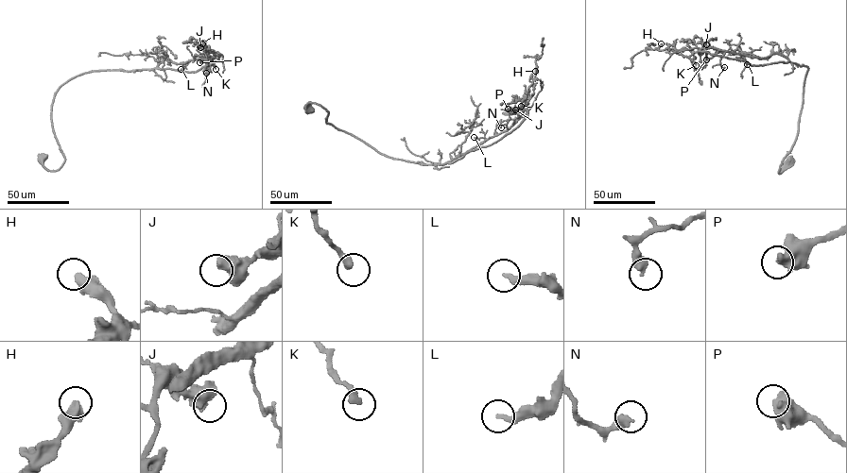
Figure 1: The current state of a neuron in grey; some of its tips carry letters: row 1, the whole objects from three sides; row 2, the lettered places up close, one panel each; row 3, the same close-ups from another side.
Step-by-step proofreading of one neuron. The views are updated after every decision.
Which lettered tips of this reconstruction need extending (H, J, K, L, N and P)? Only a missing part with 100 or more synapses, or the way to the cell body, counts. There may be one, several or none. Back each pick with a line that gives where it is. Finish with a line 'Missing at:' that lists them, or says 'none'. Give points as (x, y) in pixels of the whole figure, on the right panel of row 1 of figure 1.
Missing at: none

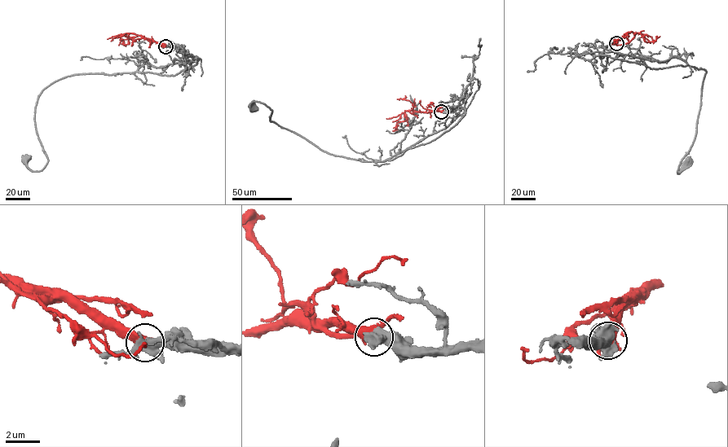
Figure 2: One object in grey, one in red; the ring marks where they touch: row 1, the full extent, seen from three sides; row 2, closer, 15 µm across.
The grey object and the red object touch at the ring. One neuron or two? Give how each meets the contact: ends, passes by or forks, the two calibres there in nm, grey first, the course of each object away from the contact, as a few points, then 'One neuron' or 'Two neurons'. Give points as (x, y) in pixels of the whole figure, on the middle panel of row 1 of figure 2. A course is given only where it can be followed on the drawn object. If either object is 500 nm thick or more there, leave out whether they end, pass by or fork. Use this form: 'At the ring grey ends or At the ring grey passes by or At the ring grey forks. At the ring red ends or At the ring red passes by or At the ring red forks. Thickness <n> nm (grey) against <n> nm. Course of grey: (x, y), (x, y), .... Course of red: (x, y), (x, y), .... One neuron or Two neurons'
Thickness 550 nm (grey) against 750 nm. Course of grey: (441, 111), (460, 109), (447, 127), (404, 150), (362, 162), (323, 151), (270, 121), (263, 103), (253, 107). Course of red: (441, 111), (406, 110), (406, 119), (398, 122), (393, 131). One neuron

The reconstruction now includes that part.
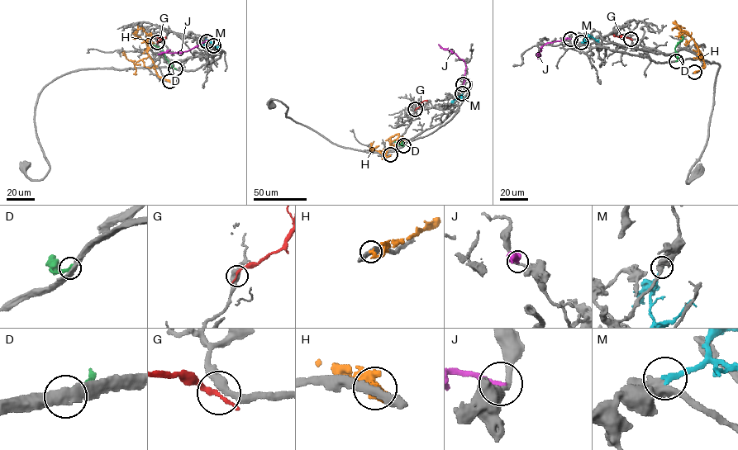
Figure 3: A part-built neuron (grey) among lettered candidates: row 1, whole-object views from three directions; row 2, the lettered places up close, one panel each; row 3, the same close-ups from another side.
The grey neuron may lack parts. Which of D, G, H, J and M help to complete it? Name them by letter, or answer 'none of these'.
none of these

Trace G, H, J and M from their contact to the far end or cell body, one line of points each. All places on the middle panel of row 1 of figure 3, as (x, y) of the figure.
G: (416, 109), (427, 100)
H: (390, 154), (382, 158), (391, 147), (391, 138), (399, 133)
J: (463, 84), (466, 67), (464, 61), (439, 44)
M: (462, 93), (451, 102)

